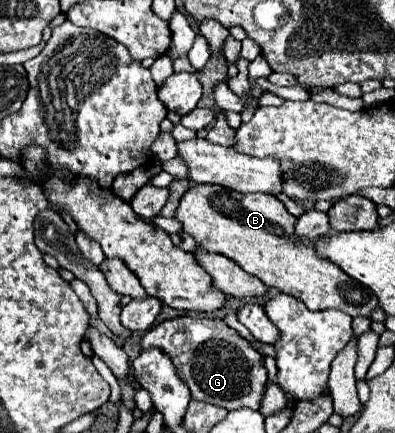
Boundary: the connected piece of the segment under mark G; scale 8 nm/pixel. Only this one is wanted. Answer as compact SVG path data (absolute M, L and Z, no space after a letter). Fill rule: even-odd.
M189 316L165 320L143 336L141 346L143 348L157 346L171 356L177 374L189 386L193 400L215 404L227 410L237 410L243 406L251 410L259 410L267 384L267 370L263 366L263 356L257 350L253 350L251 344L247 344L247 340L243 340L223 320L189 318ZM175 332L187 334L187 346L185 346L187 350L183 348L183 366L181 366L181 350L171 342Z

